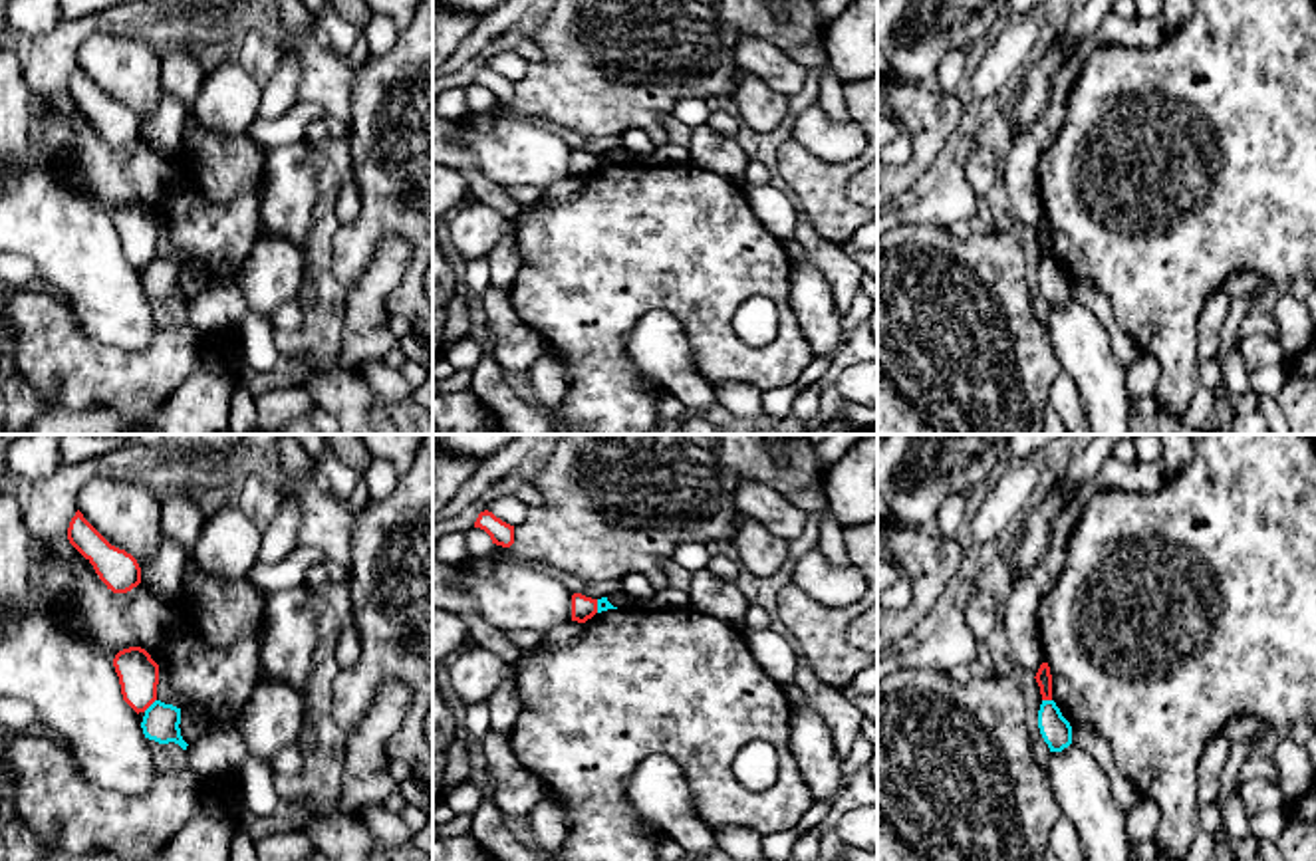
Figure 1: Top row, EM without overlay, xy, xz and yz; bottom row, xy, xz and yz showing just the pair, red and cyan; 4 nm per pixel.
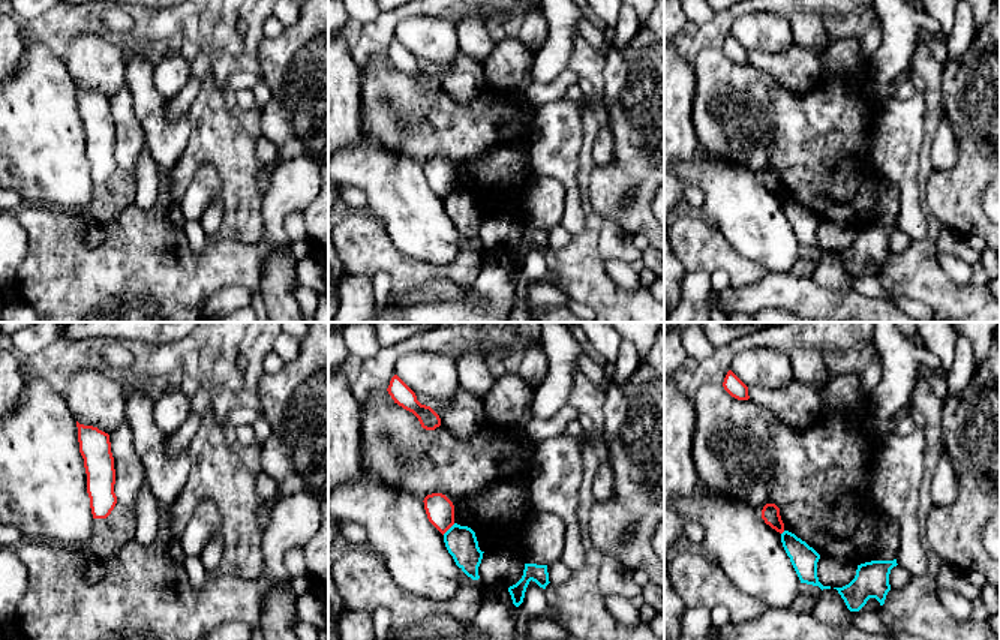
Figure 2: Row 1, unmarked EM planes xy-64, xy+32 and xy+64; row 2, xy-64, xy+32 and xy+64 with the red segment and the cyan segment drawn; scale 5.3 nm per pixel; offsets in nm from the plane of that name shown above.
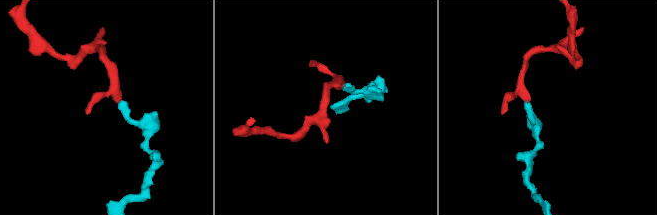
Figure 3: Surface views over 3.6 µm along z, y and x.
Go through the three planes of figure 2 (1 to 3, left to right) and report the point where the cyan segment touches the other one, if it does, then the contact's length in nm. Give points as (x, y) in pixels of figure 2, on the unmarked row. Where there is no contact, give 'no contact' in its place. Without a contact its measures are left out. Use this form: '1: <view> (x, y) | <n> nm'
1: no contact
2: xy+32 (449, 192) | 90 nm
3: no contact

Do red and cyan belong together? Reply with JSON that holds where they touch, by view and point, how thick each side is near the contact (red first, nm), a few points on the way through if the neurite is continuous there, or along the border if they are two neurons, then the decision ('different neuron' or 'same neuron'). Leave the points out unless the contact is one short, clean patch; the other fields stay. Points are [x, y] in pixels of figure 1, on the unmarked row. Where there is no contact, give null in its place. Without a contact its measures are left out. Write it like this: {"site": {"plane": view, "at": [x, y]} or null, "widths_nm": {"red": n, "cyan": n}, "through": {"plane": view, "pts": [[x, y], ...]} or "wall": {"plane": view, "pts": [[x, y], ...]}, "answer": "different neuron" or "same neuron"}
{"site": {"plane": "xy", "at": [149, 260]}, "widths_nm": {"red": 160, "cyan": 150}, "wall": {"plane": "xy", "pts": [[155, 254], [143, 266]]}, "answer": "different neuron"}

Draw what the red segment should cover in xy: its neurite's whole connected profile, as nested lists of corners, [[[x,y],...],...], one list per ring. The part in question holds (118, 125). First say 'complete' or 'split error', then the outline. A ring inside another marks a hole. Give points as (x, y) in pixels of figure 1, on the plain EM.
complete; [[[79,65],[69,77],[67,95],[113,149],[127,149],[141,139],[137,115],[125,105],[111,101]]]

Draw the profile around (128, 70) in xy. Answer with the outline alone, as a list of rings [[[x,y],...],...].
[[[93,34],[79,46],[77,65],[115,103],[137,119],[151,115],[161,97],[161,58],[141,38]]]

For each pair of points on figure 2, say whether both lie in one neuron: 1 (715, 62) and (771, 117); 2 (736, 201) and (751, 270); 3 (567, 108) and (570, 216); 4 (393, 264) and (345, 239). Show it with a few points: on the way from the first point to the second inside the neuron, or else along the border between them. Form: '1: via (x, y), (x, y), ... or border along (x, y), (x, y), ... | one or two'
1: via (729, 75), (757, 104) | one
2: border along (723, 236), (736, 252), (757, 263), (768, 273) | two
3: via (567, 135), (567, 177), (571, 189) | one
4: via (381, 254), (371, 251), (357, 239) | one

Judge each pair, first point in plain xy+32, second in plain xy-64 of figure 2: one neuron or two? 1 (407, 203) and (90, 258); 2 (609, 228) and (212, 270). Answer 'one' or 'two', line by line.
1: two
2: one

